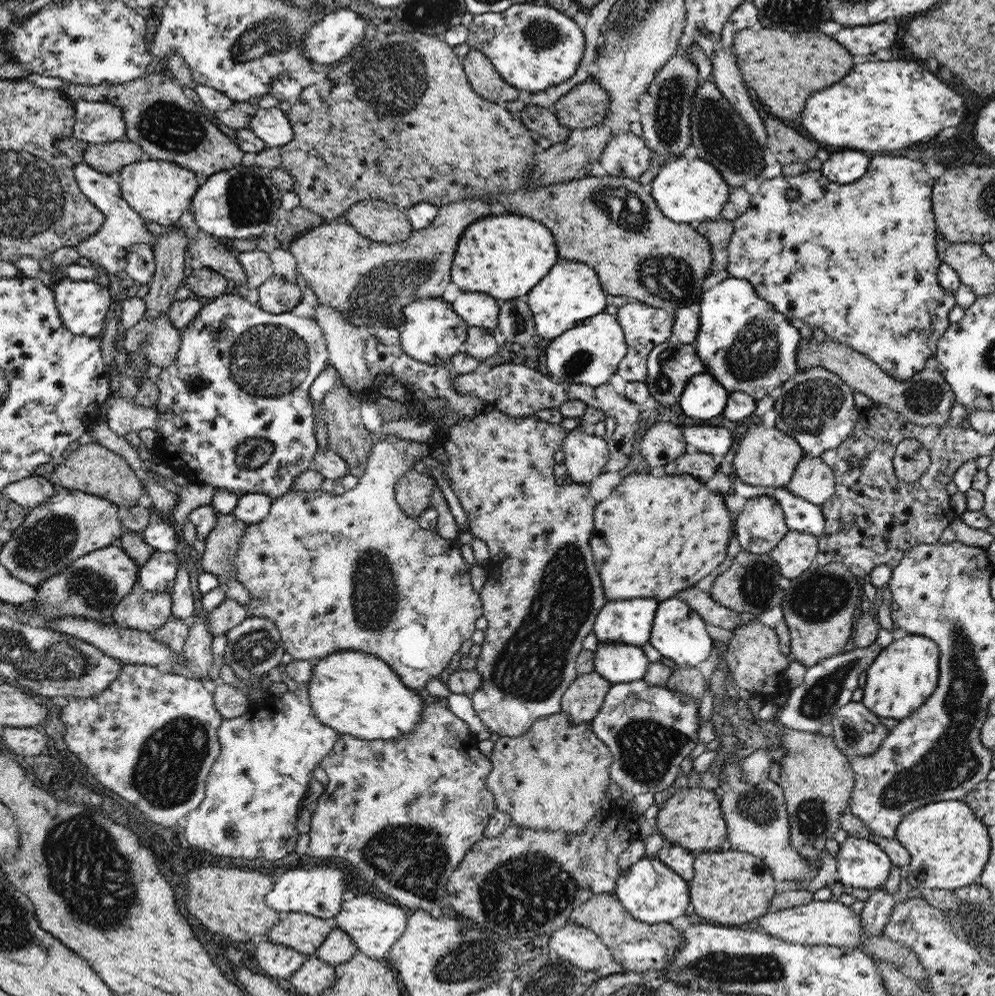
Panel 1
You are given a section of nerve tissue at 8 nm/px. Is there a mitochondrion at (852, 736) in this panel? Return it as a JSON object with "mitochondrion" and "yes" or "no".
{"mitochondrion":"yes"}

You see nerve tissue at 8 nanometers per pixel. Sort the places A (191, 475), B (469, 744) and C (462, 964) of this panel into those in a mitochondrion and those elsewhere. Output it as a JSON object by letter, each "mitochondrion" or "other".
{"A":"other","B":"other","C":"mitochondrion"}

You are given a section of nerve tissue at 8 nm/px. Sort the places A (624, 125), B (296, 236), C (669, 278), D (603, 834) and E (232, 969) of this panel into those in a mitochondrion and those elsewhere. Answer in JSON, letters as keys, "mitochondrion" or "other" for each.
{"A":"other","B":"other","C":"mitochondrion","D":"other","E":"other"}

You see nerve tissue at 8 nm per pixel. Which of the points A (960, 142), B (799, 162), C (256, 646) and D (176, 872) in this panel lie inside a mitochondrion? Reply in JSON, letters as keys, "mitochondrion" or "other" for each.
{"A":"other","B":"other","C":"mitochondrion","D":"other"}

